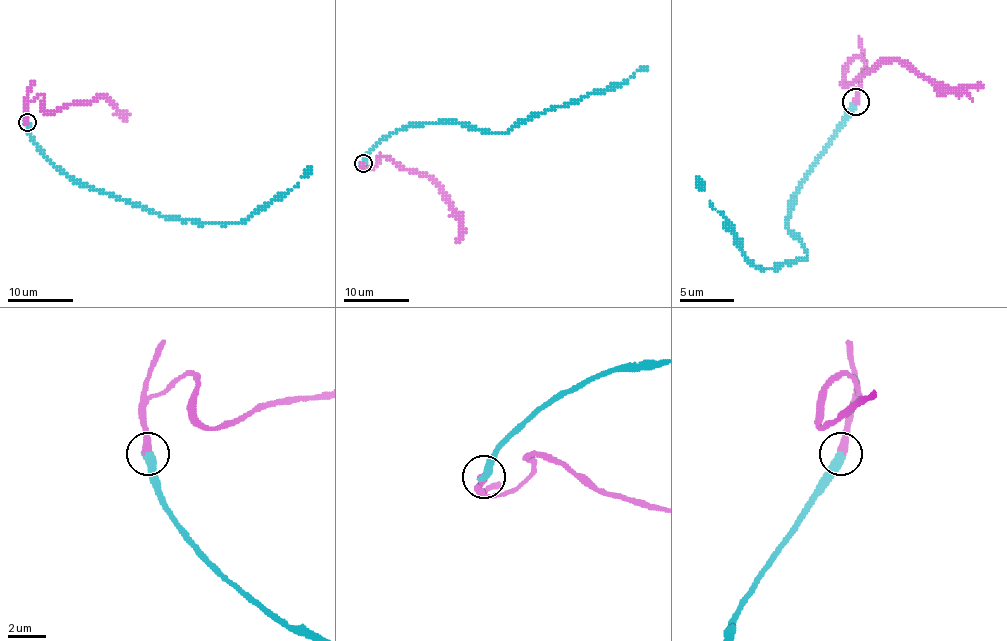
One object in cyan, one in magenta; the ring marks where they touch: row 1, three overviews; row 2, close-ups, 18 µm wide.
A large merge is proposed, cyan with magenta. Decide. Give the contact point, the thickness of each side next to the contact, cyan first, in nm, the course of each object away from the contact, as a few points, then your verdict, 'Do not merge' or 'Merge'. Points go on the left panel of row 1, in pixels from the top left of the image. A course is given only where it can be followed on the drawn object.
Place: (27, 122). Thickness 480 nm (cyan) against 400 nm. Course of cyan: (26, 121), (28, 133), (38, 148), (71, 177), (165, 217), (206, 224), (236, 224), (284, 197), (312, 169). Course of magenta: (26, 121), (28, 103), (40, 95), (45, 110), (53, 113), (69, 103), (104, 97), (120, 111). Merge

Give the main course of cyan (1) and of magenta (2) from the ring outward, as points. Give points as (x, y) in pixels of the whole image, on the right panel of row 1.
1: (856, 101), (831, 144), (794, 193), (788, 228), (802, 241), (807, 258), (758, 268), (742, 252), (699, 179)
2: (856, 101), (867, 71), (858, 58), (845, 87), (864, 71), (902, 60), (950, 87), (983, 85)

